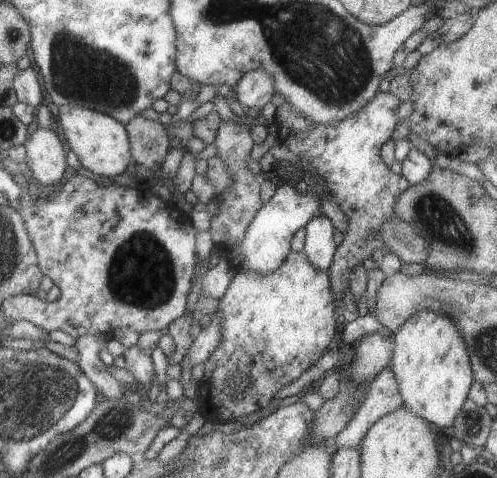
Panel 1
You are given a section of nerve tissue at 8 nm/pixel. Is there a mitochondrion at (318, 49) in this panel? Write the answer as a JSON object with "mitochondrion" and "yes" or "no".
{"mitochondrion":"yes"}

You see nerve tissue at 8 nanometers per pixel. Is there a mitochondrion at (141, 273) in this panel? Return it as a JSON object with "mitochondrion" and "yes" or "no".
{"mitochondrion":"yes"}

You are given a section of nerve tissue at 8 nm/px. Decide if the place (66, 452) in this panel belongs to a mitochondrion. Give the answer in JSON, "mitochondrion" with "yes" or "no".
{"mitochondrion":"yes"}

